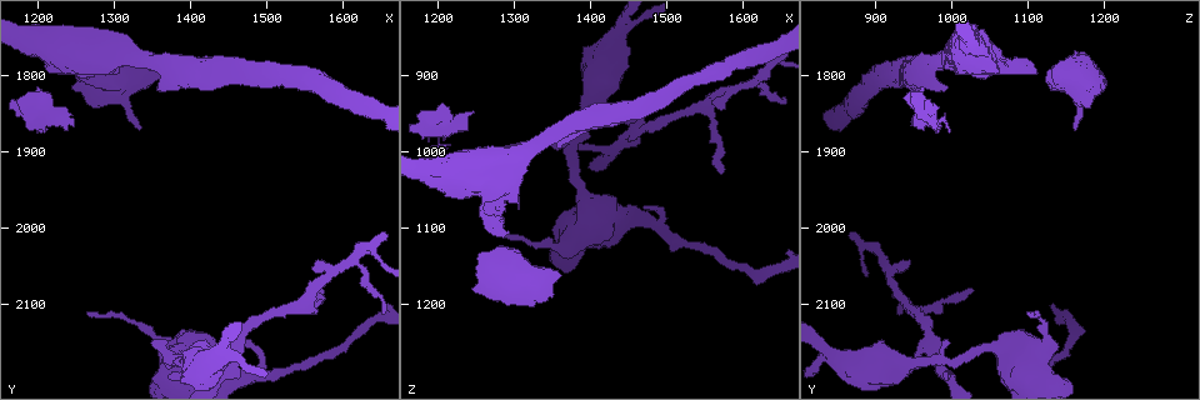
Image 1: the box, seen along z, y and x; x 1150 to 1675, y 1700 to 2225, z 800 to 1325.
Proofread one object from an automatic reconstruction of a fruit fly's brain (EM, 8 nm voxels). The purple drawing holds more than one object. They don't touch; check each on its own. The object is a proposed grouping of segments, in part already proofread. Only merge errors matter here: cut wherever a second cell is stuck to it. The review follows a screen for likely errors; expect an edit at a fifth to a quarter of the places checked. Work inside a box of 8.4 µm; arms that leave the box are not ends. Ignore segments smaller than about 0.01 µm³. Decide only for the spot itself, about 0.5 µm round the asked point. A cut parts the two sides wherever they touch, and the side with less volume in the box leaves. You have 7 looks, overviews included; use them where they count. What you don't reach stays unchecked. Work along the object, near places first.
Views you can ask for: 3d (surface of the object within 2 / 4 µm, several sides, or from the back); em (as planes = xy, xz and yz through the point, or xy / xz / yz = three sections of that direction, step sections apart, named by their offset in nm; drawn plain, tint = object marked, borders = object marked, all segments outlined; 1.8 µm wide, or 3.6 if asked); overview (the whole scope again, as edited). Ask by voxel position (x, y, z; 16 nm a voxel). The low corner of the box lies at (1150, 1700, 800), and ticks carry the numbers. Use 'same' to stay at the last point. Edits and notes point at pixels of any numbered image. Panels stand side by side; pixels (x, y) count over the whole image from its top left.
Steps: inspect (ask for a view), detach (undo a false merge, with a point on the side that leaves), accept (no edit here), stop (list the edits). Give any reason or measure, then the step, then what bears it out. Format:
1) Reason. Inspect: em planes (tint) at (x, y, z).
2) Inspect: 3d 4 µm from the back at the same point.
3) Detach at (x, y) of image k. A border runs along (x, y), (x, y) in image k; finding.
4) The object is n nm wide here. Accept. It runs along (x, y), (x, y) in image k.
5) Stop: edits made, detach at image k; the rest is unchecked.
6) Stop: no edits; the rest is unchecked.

Thick turns thin. Inspect: 3d 4 µm at (1390, 2170, 1110).

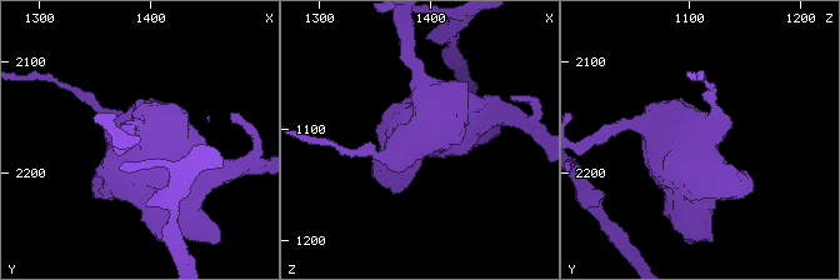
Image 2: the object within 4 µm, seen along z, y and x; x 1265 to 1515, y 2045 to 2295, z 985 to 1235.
Inspect: em 3.6 µm planes (tint) at (1384, 2168, 1108).

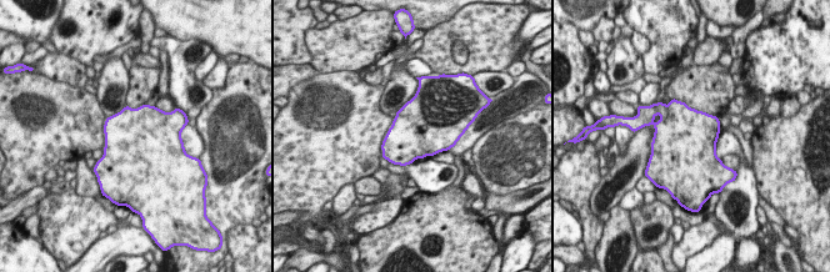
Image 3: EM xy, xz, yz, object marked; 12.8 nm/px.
Accept. Continuous, no second cell.

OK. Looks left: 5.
Sharp bend. Inspect: 3d 2 µm at (1615, 2040, 910).

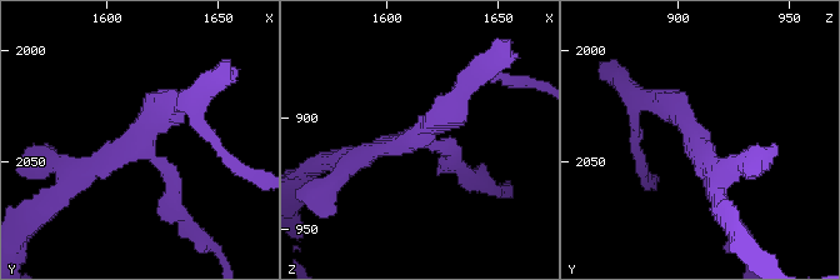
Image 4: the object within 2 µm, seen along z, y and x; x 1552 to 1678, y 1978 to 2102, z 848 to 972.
Inspect: em planes (borders) at (1613, 2040, 910).

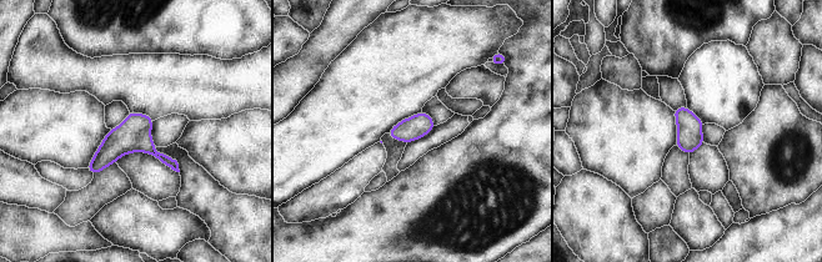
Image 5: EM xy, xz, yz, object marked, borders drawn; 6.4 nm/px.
The object is 150 nm wide here. Accept. All the same cell.

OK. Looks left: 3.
Calibre changes. Inspect: 3d 4 µm from the back at (1440, 2170, 845).

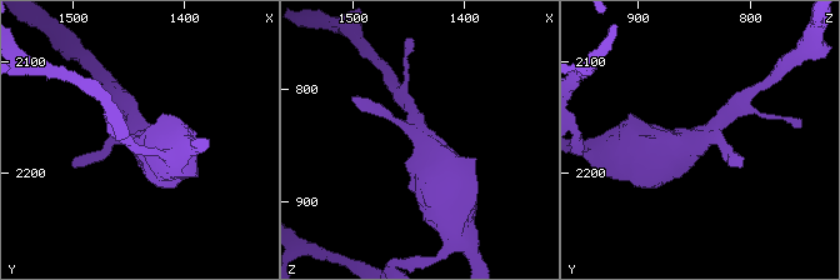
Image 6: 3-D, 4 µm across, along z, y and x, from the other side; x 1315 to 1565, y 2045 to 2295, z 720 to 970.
3 arms meet here; the arms are 170, 220, 750 nm wide; need the tissue. Inspect: em 3.6 µm xy step 4 (tint) at (1440, 2170, 846).

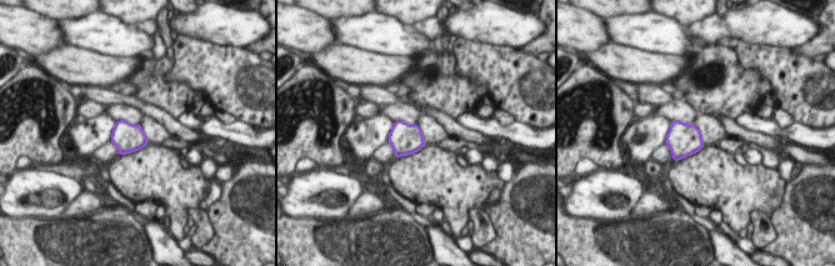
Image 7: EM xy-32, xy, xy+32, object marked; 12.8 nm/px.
Inspect: em 3.6 µm planes (tint) at the same point.

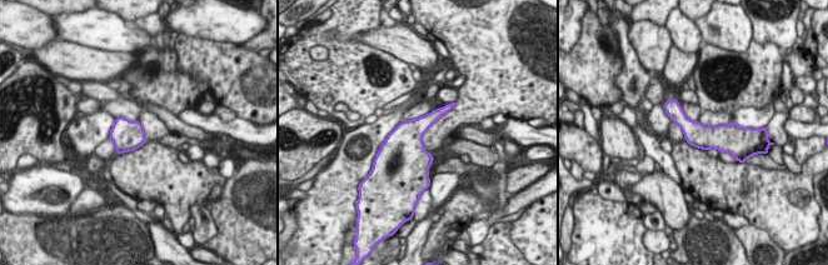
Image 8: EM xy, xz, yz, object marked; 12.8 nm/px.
Accept. Continuous, no second cell.

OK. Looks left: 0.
Stop: no edits; the rest is unchecked.

